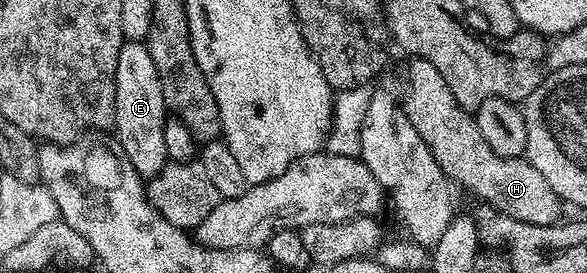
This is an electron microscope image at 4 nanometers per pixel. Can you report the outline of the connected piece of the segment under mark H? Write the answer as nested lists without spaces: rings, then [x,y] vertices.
[[[411,57],[406,66],[406,83],[400,93],[400,105],[404,116],[420,132],[424,144],[432,152],[436,164],[455,187],[463,186],[470,194],[475,194],[478,200],[489,204],[502,214],[512,216],[528,224],[552,226],[559,221],[558,213],[564,209],[564,203],[556,192],[536,172],[536,168],[525,157],[501,158],[484,144],[484,136],[480,136],[480,128],[474,122],[474,115],[464,107],[444,84],[444,76],[436,72],[428,60]]]

